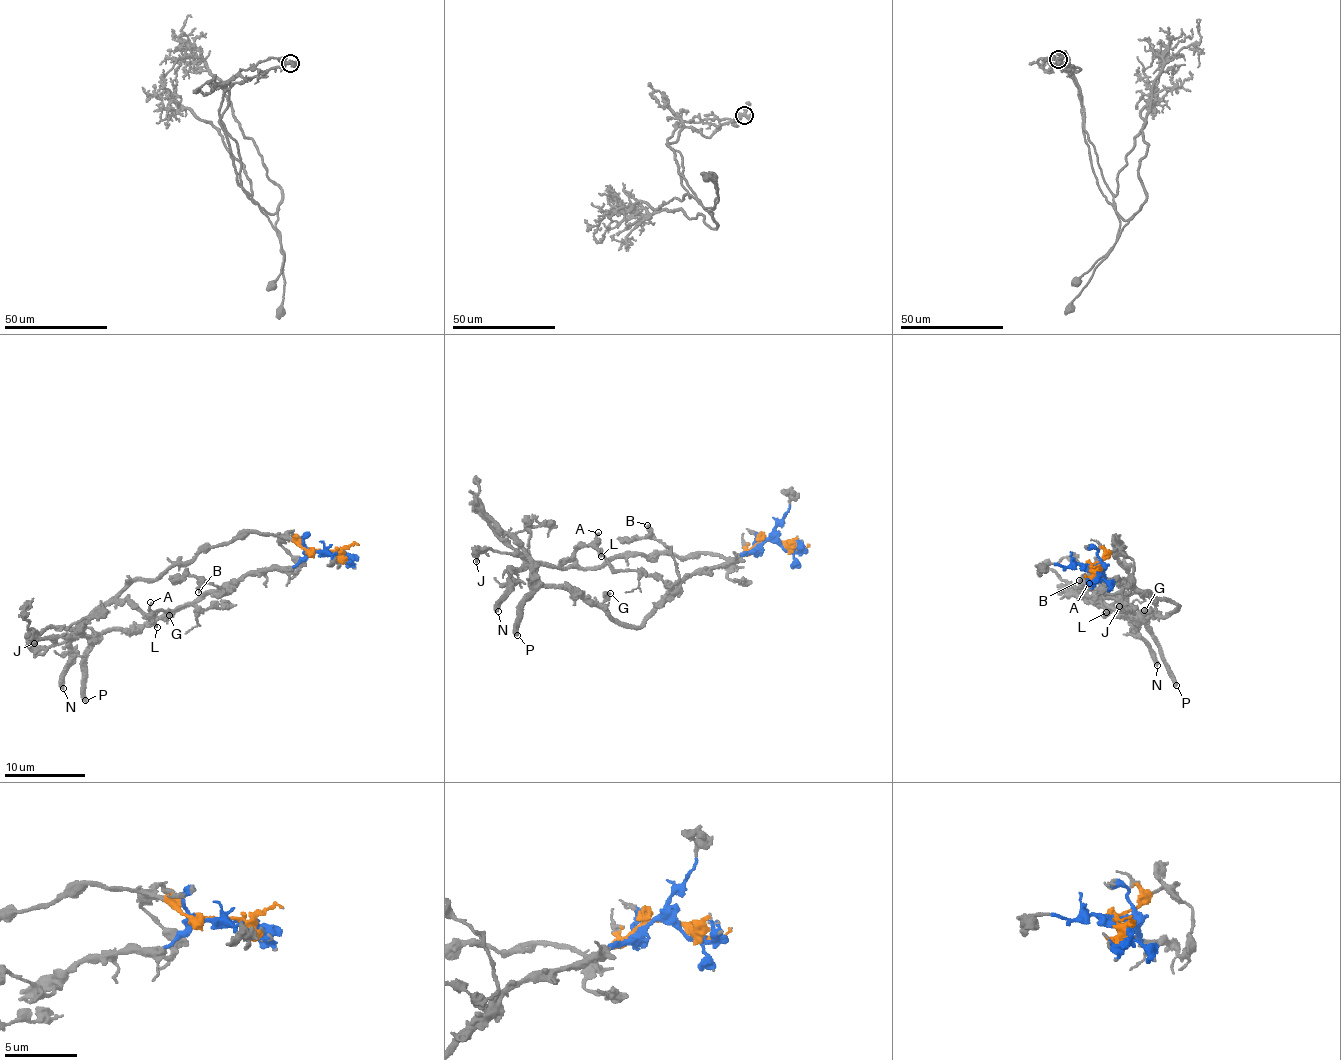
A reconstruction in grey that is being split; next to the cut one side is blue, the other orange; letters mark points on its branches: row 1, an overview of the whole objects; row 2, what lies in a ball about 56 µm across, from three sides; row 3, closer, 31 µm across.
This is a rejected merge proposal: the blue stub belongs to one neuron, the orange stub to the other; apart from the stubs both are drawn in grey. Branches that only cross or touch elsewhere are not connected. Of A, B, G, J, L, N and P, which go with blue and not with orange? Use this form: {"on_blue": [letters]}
{"on_blue": ["B", "G", "J", "P"]}

